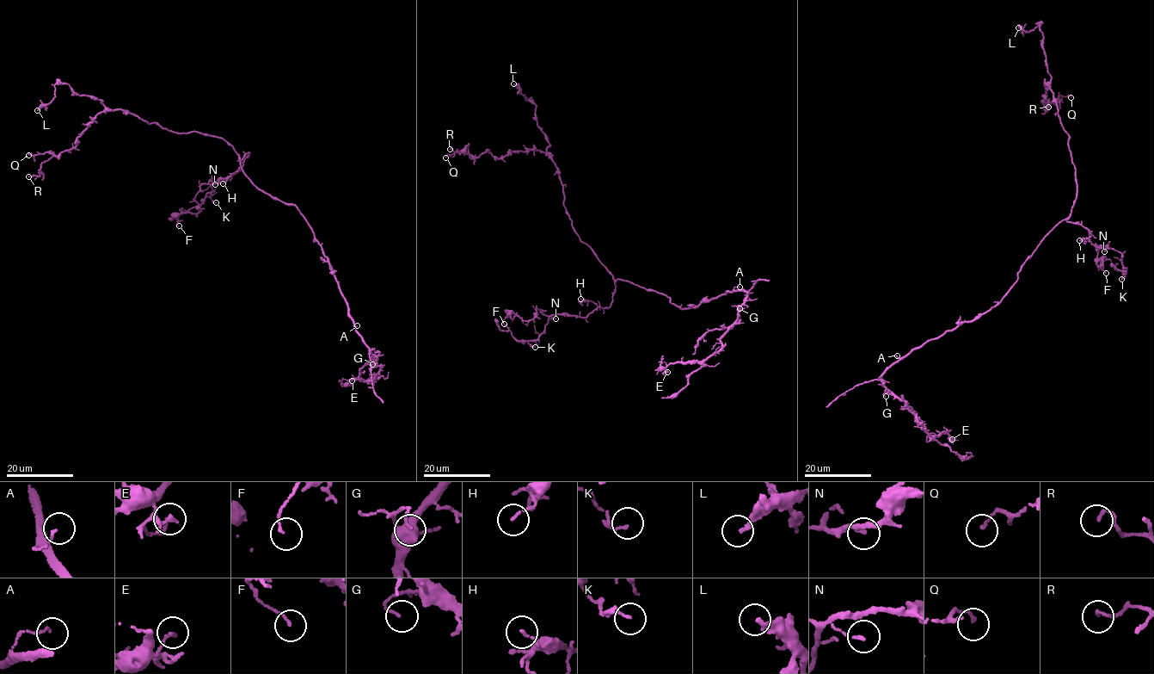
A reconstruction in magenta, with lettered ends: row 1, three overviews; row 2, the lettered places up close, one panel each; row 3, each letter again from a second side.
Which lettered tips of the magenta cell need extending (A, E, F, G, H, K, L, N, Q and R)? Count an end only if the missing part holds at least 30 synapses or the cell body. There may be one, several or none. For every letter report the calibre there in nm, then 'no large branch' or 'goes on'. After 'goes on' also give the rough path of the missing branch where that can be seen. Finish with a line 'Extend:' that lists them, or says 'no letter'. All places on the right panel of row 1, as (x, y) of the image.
A: calibre 100 nm; no large branch
E: calibre 140 nm; no large branch
F: calibre 110 nm; no large branch
G: calibre 110 nm; no large branch
H: calibre 100 nm; no large branch
K: calibre 80 nm; no large branch
L: calibre 240 nm; no large branch
N: calibre 130 nm; no large branch
Q: calibre 130 nm; no large branch
R: calibre 150 nm; no large branch
Extend: no letter

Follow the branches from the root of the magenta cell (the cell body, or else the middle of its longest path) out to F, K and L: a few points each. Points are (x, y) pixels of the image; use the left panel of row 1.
F: (272, 197), (243, 173), (240, 161), (248, 152), (239, 171), (200, 186), (199, 211), (181, 213), (179, 225)
K: (272, 197), (243, 173), (240, 161), (248, 152), (239, 171), (210, 180), (206, 195), (216, 202)
L: (272, 197), (252, 184), (237, 152), (221, 139), (174, 132), (58, 82), (52, 100), (37, 110)

